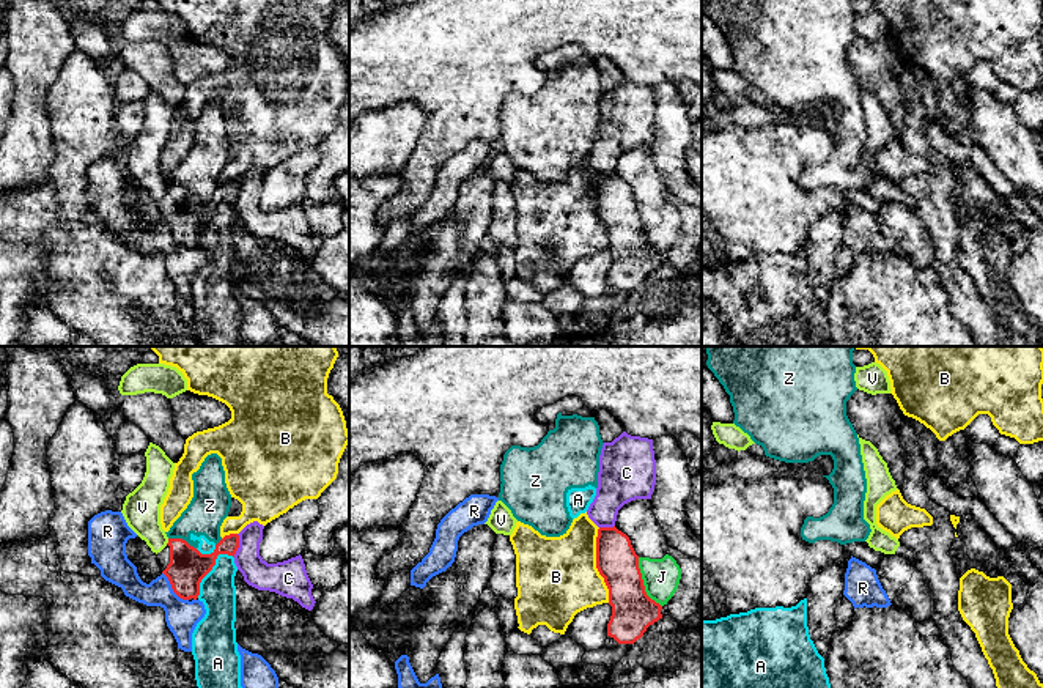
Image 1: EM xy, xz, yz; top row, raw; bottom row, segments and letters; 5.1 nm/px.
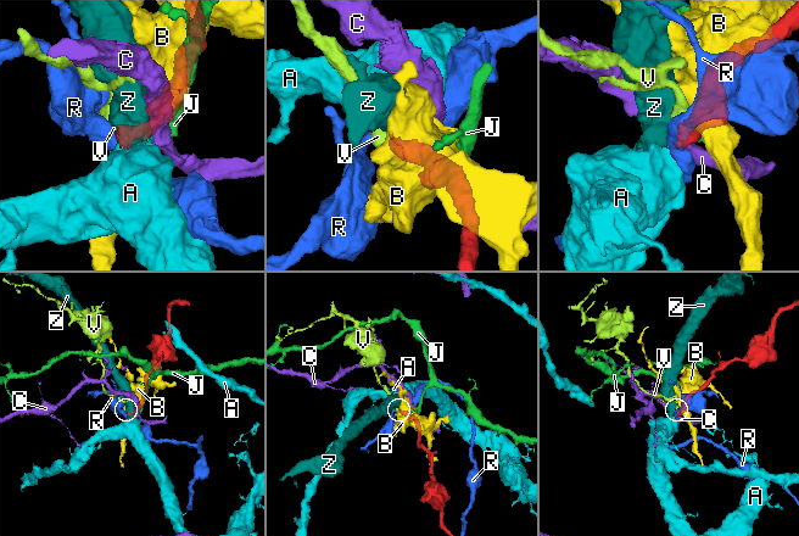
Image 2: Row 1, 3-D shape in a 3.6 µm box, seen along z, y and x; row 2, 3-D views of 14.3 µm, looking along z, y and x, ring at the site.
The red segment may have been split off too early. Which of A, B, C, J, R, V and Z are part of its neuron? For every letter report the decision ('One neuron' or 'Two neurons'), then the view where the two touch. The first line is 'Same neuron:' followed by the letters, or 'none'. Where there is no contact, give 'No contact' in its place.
Same neuron: none
A: Two neurons. Touches red in xy
B: Two neurons. Touches red in xz
C: Two neurons. Touches red in xy
J: Two neurons. Touches red in xz
R: Two neurons. Touches red in xy
V: Two neurons. Touches red in xy
Z: Two neurons. Touches red in xy

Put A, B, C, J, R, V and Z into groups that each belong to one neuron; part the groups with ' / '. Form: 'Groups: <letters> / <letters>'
Groups: A Z / B / C / J / R / V

